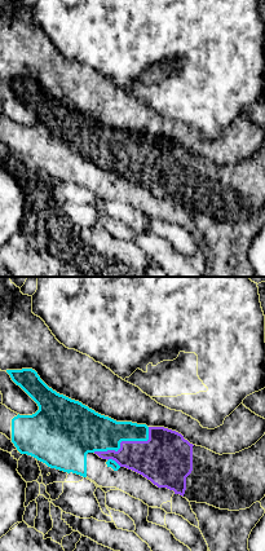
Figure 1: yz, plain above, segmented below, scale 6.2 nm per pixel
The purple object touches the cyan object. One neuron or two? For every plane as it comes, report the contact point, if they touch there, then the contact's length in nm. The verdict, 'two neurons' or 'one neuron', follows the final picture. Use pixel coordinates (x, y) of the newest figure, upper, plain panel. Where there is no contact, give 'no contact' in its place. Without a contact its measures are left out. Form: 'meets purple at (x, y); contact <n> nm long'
meets purple at (124, 151); contact 380 nm long

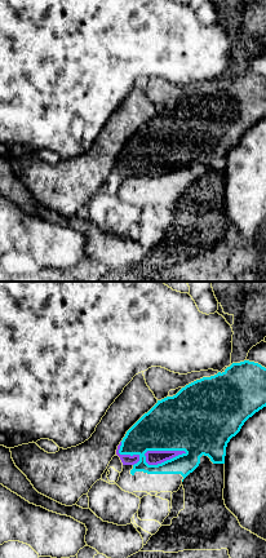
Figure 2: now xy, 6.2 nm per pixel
meets purple at (164, 162); contact 280 nm long

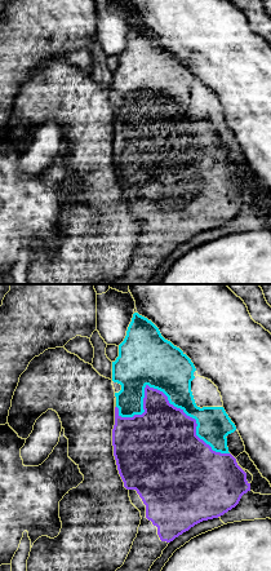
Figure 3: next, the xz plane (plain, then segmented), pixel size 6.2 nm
meets purple at (167, 107); contact 750 nm long

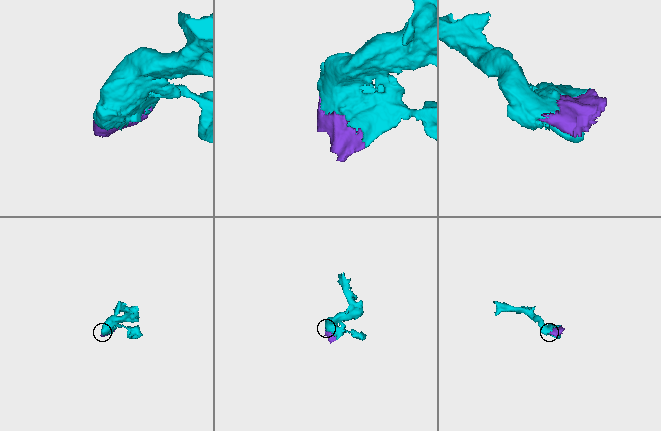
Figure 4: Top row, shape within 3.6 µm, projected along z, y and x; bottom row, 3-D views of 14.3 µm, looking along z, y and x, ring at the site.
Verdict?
one neuron

